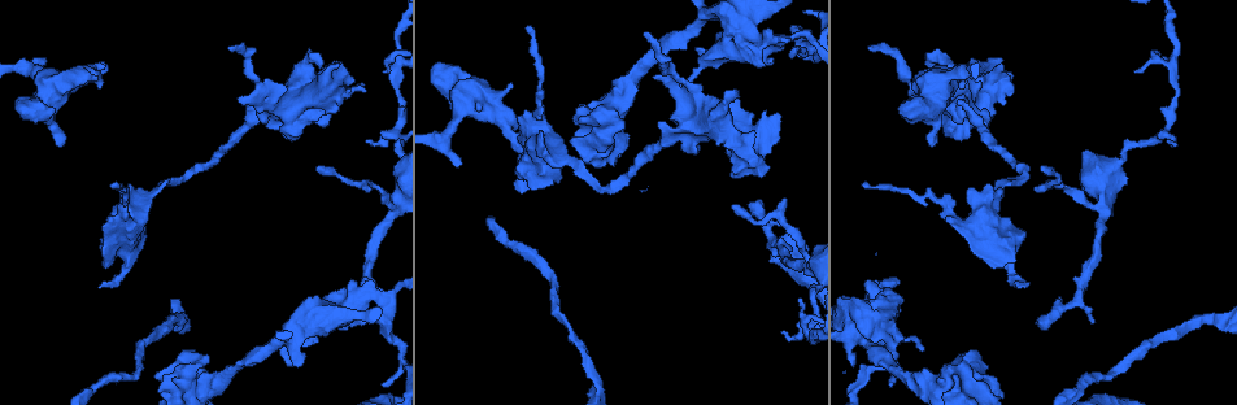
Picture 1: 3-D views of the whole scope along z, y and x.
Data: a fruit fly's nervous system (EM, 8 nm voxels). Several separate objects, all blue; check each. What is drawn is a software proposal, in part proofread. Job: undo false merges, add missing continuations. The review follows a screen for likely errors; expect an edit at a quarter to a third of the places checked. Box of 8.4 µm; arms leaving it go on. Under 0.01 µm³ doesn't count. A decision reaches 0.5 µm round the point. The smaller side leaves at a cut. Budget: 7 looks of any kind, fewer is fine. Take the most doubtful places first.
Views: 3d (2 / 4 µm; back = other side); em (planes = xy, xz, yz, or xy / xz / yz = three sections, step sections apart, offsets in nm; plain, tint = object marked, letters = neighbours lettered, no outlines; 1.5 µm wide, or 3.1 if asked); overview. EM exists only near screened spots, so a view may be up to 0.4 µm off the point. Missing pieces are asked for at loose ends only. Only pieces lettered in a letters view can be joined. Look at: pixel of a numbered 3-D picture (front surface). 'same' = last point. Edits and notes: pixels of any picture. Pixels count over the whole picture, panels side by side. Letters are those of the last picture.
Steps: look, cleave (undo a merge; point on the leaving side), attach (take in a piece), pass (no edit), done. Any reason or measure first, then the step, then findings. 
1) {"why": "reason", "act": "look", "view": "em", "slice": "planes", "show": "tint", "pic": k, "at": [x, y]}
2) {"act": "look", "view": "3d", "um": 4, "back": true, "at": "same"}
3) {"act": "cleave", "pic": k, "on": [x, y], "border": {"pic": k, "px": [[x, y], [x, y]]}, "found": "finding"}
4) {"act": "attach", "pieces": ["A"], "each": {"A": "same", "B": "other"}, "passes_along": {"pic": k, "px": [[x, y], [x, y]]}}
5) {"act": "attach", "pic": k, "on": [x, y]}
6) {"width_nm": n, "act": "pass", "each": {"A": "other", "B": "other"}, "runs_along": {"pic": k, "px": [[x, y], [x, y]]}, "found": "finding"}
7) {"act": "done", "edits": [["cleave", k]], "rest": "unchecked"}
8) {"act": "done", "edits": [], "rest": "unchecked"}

{"act": "look", "view": "3d", "um": 2, "back": true, "pic": 1, "at": [105, 69]}

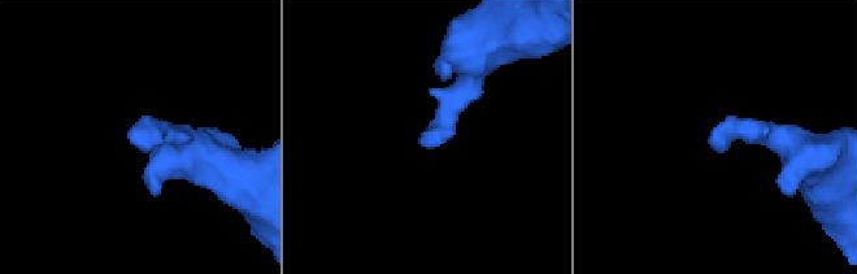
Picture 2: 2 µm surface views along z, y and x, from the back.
{"why": "need the tissue", "act": "look", "view": "em", "slice": "planes", "show": "letters", "pic": 2, "at": [420, 140]}

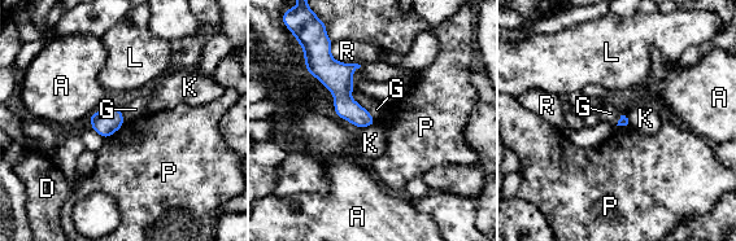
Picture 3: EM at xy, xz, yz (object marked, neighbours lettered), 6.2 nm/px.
{"act": "pass", "each": {"A": "other", "D": "other", "G": "other", "K": "other", "L": "other", "P": "other", "R": "other"}, "found": "no lettered piece goes on from it"}

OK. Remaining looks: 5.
{"why": "an open end", "act": "look", "view": "3d", "um": 2, "pic": 1, "at": [928, 145]}

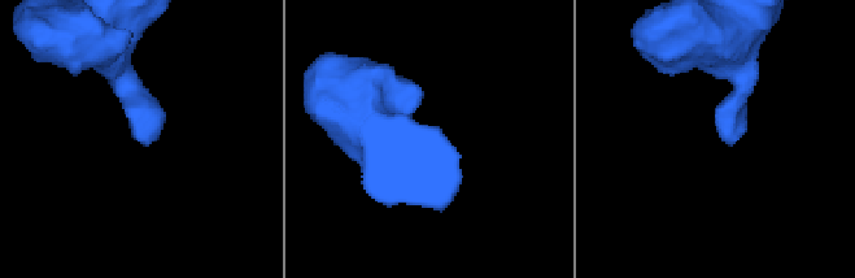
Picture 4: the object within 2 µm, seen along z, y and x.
{"act": "look", "view": "em", "slice": "planes", "show": "tint", "pic": 4, "at": [144, 144]}

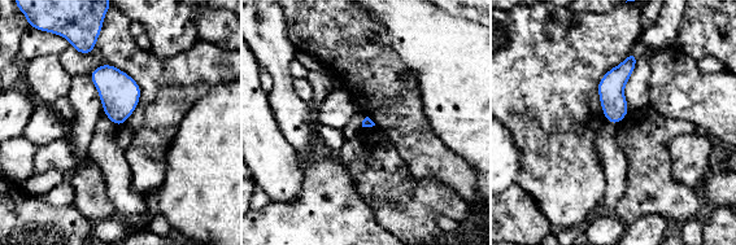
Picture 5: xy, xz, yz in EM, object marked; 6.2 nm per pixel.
{"act": "look", "view": "em", "slice": "planes", "show": "letters", "at": "same"}

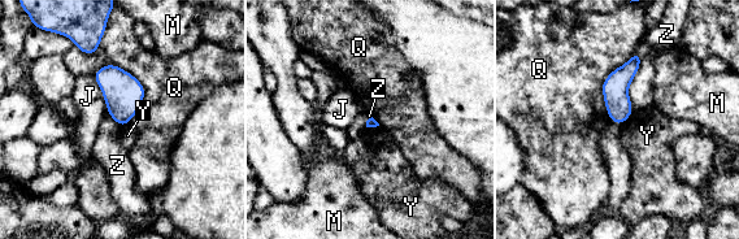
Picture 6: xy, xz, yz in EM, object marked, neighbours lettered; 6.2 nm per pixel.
{"longest_contact_nm": ["Q", 400], "act": "pass", "each": {"J": "other", "M": "other", "Q": "other", "Y": "other", "Z": "other"}, "border": {"pic": 6, "px": [[631, 112], [621, 124]]}, "found": "no lettered piece goes on from it"}

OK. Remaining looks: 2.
{"why": "thin end", "act": "look", "view": "3d", "um": 2, "pic": 1, "at": [869, 48]}

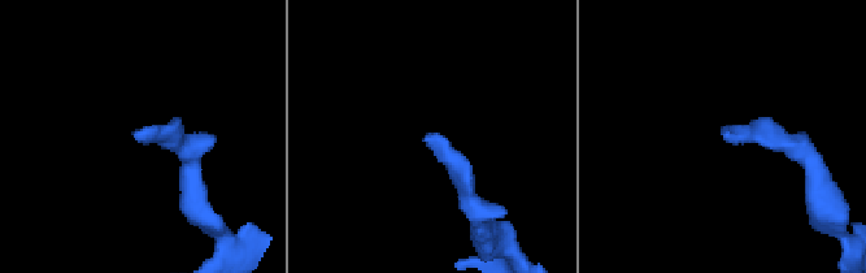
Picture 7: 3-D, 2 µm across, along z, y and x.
{"act": "look", "view": "em", "slice": "xy", "step": 8, "show": "letters", "pic": 7, "at": [422, 139]}

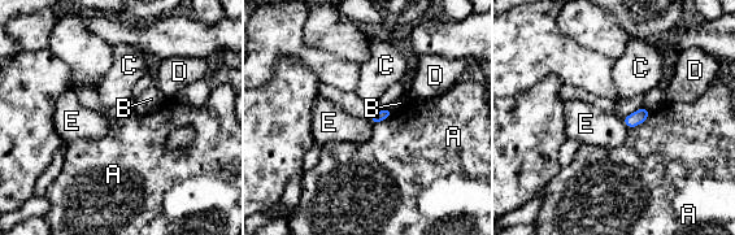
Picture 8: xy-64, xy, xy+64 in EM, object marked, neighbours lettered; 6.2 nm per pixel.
{"act": "pass", "each": {"A": "other", "B": "other", "C": "other", "D": "other", "E": "other"}, "border": {"pic": 8, "px": [[621, 118], [629, 127]]}, "found": "none of them fits"}

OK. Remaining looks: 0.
{"act": "done", "edits": [], "rest": "unchecked"}

